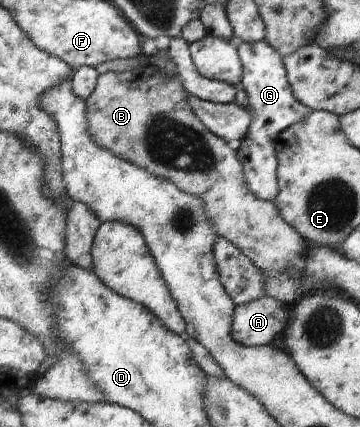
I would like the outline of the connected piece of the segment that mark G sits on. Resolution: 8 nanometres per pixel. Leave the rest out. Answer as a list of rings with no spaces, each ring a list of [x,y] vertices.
[[[264,40],[254,43],[239,42],[237,50],[243,67],[243,89],[248,98],[249,110],[254,116],[241,140],[237,156],[242,162],[248,189],[258,199],[273,202],[279,192],[276,138],[280,131],[306,119],[313,110],[293,96],[280,54]]]

